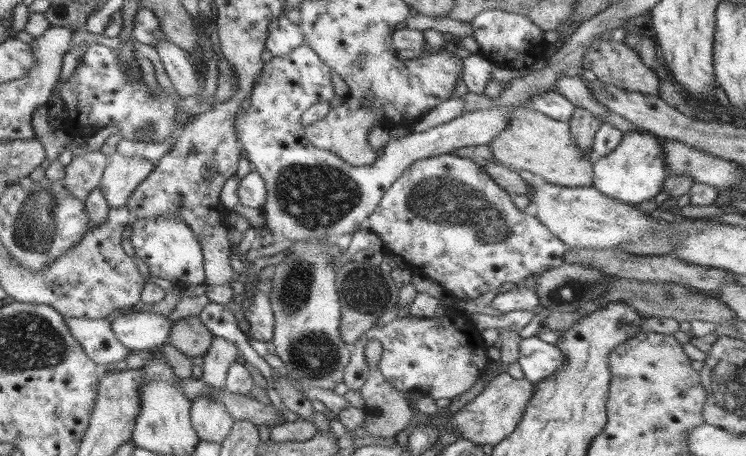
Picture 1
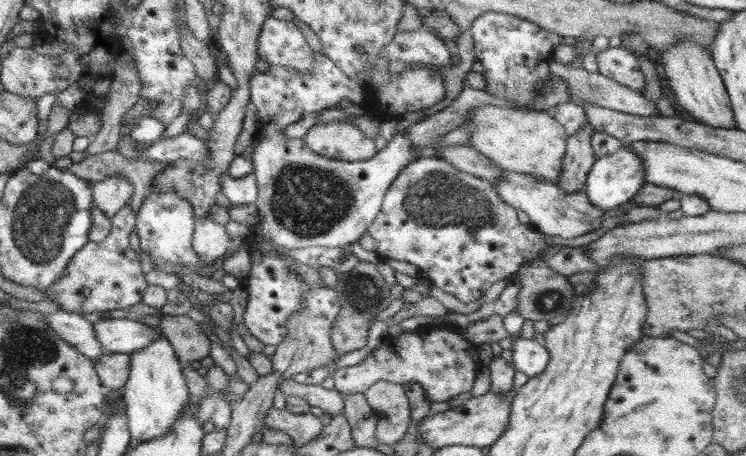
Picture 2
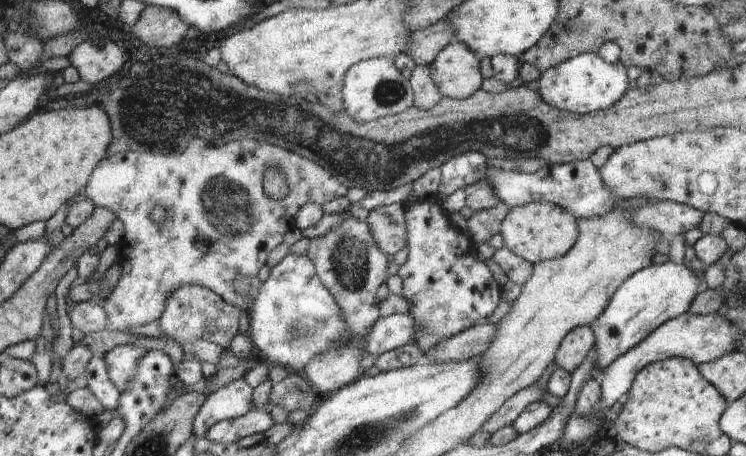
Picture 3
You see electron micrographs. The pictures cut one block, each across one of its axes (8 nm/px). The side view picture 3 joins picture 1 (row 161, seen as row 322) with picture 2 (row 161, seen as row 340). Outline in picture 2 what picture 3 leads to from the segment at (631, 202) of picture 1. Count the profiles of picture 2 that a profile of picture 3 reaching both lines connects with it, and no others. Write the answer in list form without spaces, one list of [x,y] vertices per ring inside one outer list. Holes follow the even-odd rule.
[[[621,146],[615,154],[597,158],[593,162],[591,170],[587,172],[587,180],[585,180],[585,190],[587,190],[585,194],[593,208],[601,208],[601,212],[605,212],[605,210],[619,208],[621,204],[631,202],[631,198],[639,192],[643,184],[645,184],[645,170],[643,170],[641,158],[633,150]]]

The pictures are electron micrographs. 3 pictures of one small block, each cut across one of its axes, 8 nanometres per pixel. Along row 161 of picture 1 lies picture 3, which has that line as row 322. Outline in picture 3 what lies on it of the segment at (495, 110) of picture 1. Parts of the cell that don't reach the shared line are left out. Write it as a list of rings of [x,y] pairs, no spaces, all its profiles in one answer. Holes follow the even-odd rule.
[[[287,254],[277,266],[273,266],[271,276],[261,284],[255,300],[245,312],[251,342],[257,350],[261,350],[259,360],[269,366],[301,370],[313,360],[313,356],[317,358],[327,348],[339,346],[345,340],[343,334],[347,328],[341,308],[321,284],[307,256]],[[391,314],[387,318],[377,318],[367,340],[363,344],[365,356],[381,356],[383,352],[391,352],[413,342],[415,332],[419,330],[415,318],[411,314]]]

